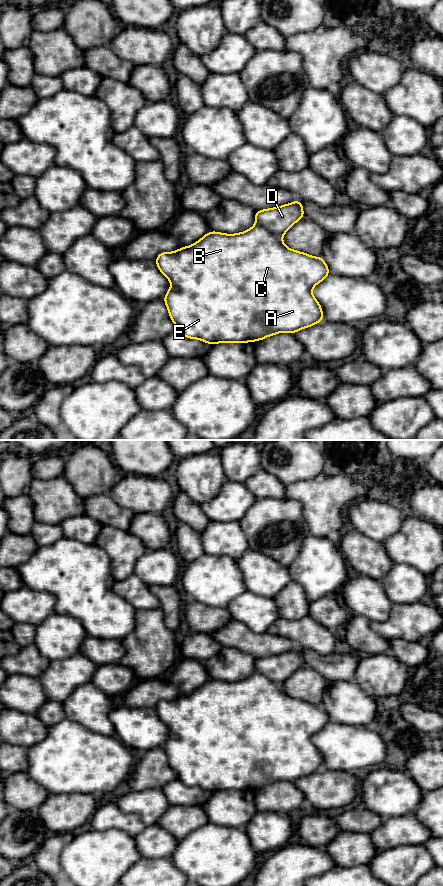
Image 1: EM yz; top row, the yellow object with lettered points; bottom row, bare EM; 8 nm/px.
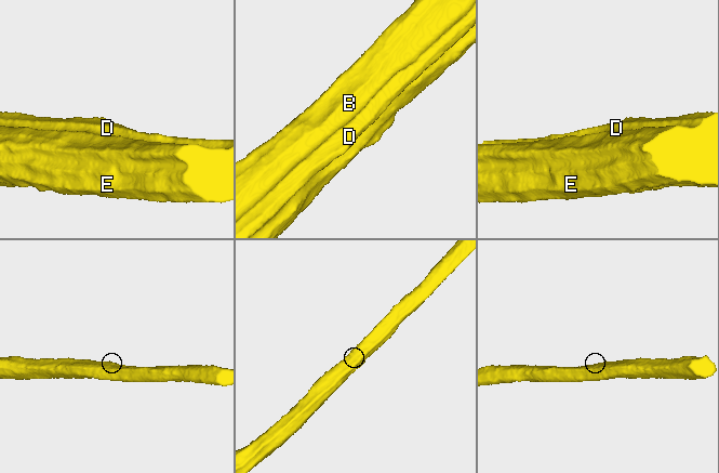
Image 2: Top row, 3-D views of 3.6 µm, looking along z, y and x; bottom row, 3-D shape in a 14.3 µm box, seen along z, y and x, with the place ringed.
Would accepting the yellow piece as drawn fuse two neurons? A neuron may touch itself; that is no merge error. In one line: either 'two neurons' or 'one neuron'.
two neurons

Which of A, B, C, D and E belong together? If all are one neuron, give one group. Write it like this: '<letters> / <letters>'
A B C E / D

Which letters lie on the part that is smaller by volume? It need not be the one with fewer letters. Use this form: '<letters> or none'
D

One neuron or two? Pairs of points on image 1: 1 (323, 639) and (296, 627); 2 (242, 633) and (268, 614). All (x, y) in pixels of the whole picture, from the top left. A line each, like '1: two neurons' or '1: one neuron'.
1: one neuron
2: two neurons

